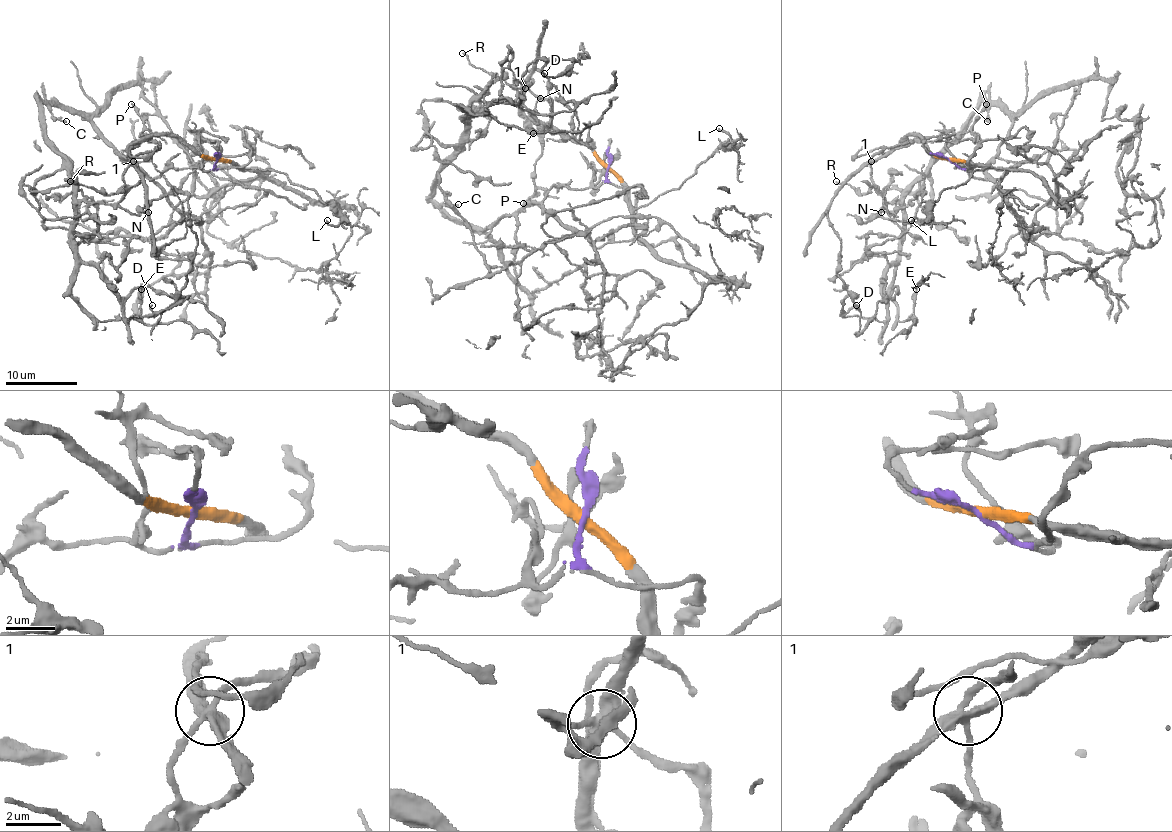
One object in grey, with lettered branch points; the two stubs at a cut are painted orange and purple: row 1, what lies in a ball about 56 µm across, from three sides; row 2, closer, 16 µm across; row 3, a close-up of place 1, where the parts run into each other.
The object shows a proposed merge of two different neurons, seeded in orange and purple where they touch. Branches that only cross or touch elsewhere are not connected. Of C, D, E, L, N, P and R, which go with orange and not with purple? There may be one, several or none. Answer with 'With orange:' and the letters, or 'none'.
With orange: L

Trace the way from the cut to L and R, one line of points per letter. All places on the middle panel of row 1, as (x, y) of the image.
L: (609, 165), (625, 189), (625, 199), (640, 208), (674, 190), (720, 147), (729, 147), (733, 142), (719, 128)
R: (609, 165), (596, 187), (559, 185), (496, 223), (453, 217), (437, 171), (465, 119), (516, 97), (462, 52)

